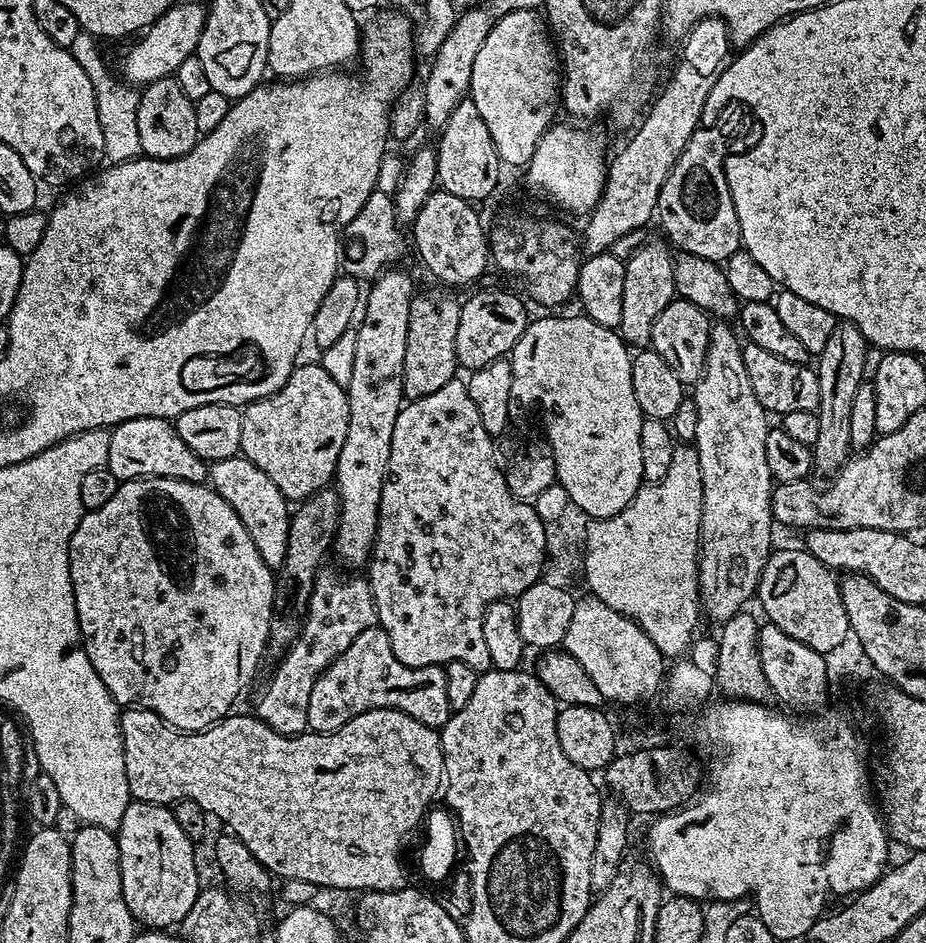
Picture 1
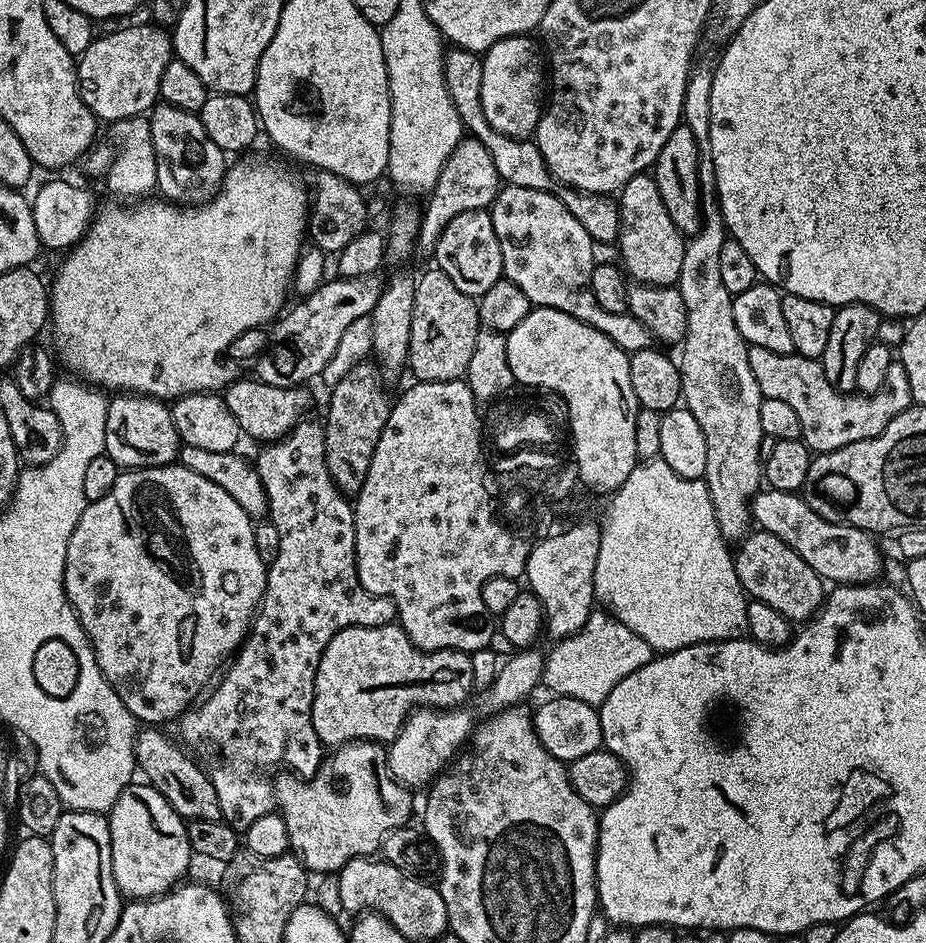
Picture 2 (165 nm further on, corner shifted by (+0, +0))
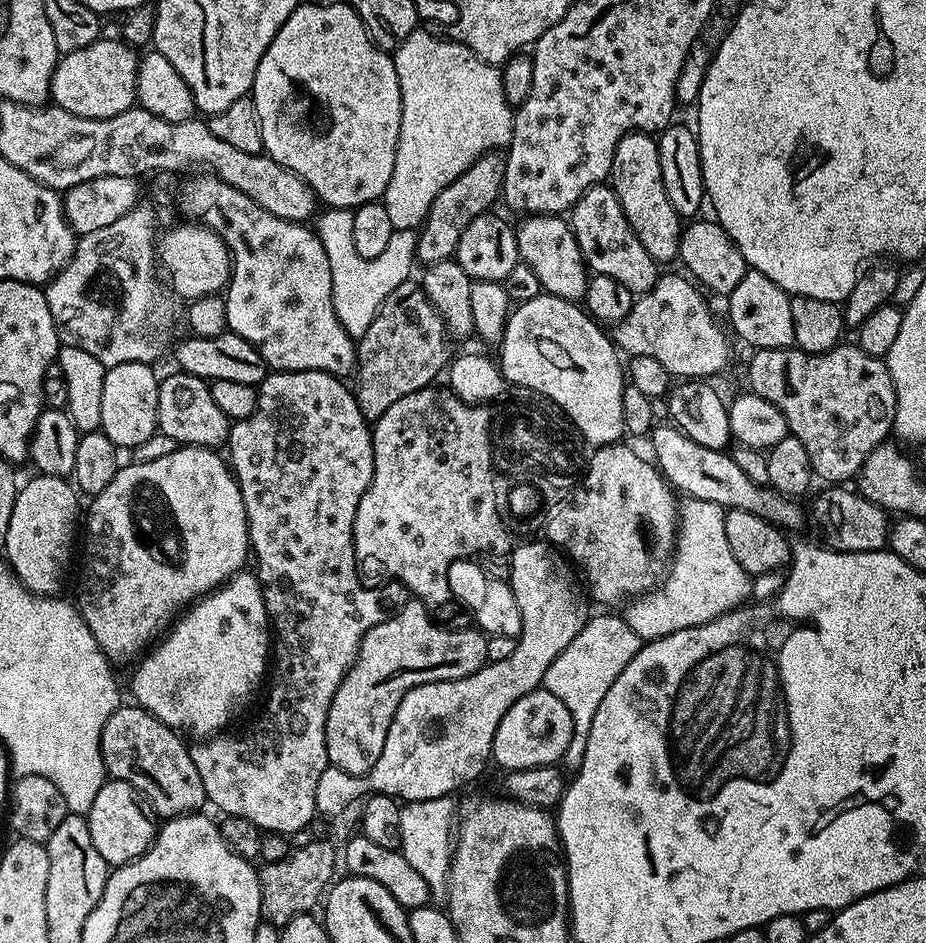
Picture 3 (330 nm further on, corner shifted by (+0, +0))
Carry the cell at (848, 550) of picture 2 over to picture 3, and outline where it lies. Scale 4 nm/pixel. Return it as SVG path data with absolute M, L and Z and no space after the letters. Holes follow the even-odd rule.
M668 422L653 427L650 433L651 440L652 452L656 455L654 463L677 493L685 492L683 494L685 497L702 502L714 502L726 510L730 508L750 510L750 514L758 514L763 520L775 524L781 530L803 526L804 512L796 505L799 503L795 499L773 492L767 486L759 488L744 473L743 466L734 457L727 456L729 454L727 451L700 446Z

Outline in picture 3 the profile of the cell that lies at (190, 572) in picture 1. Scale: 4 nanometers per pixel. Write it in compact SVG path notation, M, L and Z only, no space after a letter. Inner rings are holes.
M177 446L170 454L162 454L162 458L154 458L150 462L117 467L114 482L106 486L91 501L92 509L88 512L88 537L84 540L84 573L80 576L80 600L78 607L86 626L90 626L90 634L94 634L94 642L104 651L109 661L135 661L149 646L157 643L165 635L166 629L181 615L182 610L196 603L201 596L216 591L227 584L231 576L236 575L250 560L248 542L248 519L246 506L242 502L240 487L230 467L229 461L219 451L195 446Z

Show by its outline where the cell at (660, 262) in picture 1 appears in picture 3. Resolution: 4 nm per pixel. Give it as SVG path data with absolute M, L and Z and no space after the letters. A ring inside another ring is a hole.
M630 131L620 139L614 150L610 187L616 192L622 214L626 214L626 222L630 222L630 230L634 230L634 234L638 234L638 242L646 246L646 254L650 254L650 258L654 258L660 266L664 266L667 260L675 261L680 255L682 218L674 210L674 206L670 206L670 198L666 198L666 182L662 182L660 145L655 135Z

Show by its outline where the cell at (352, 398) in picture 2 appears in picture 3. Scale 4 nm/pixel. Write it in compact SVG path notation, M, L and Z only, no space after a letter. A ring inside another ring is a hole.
M409 278L401 282L382 302L370 330L359 337L356 345L356 366L354 391L364 419L374 422L398 398L414 394L420 388L429 387L436 375L449 367L448 340L450 333L444 326L444 319L430 302L423 287Z

